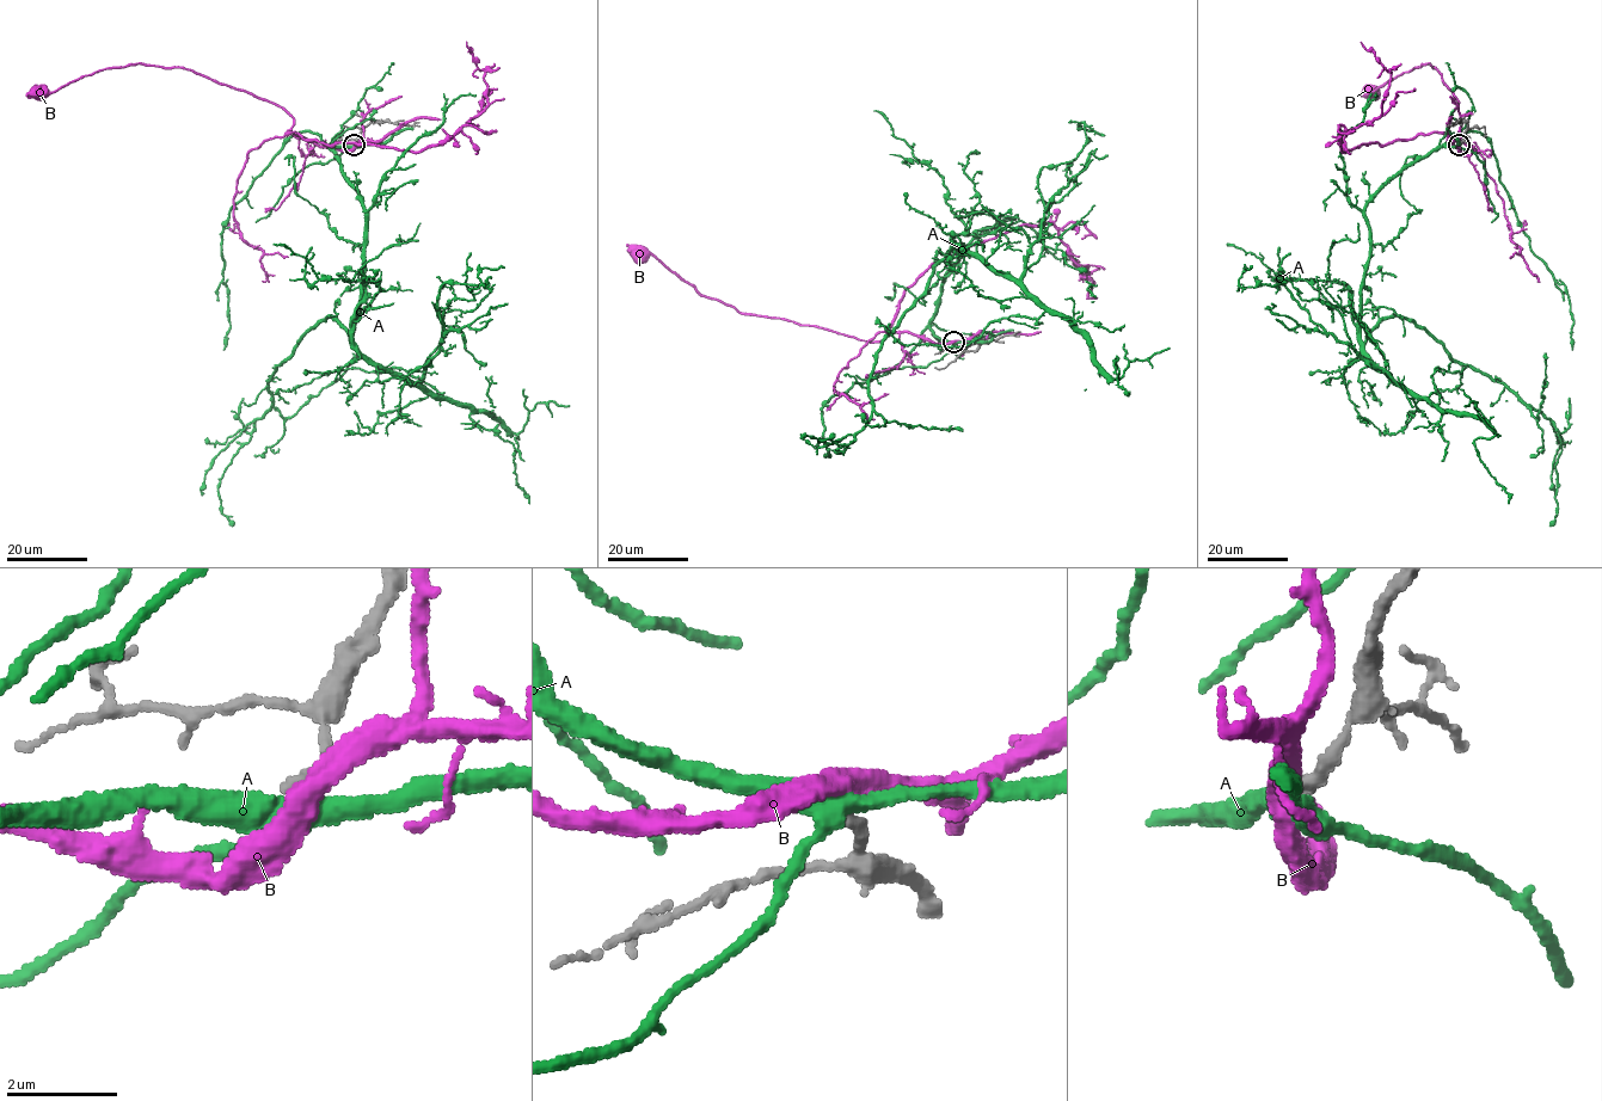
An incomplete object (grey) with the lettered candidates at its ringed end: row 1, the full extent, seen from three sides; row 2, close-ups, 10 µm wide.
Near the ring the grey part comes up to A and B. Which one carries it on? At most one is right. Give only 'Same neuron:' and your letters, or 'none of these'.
Same neuron: none of these

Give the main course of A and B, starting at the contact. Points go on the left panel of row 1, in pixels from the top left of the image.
A: (354, 146), (330, 147), (364, 207), (353, 339), (324, 318), (269, 380), (271, 406), (219, 487), (232, 526)
B: (355, 145), (338, 151), (288, 133), (327, 145), (407, 152), (444, 143), (488, 104), (484, 71), (466, 42)

